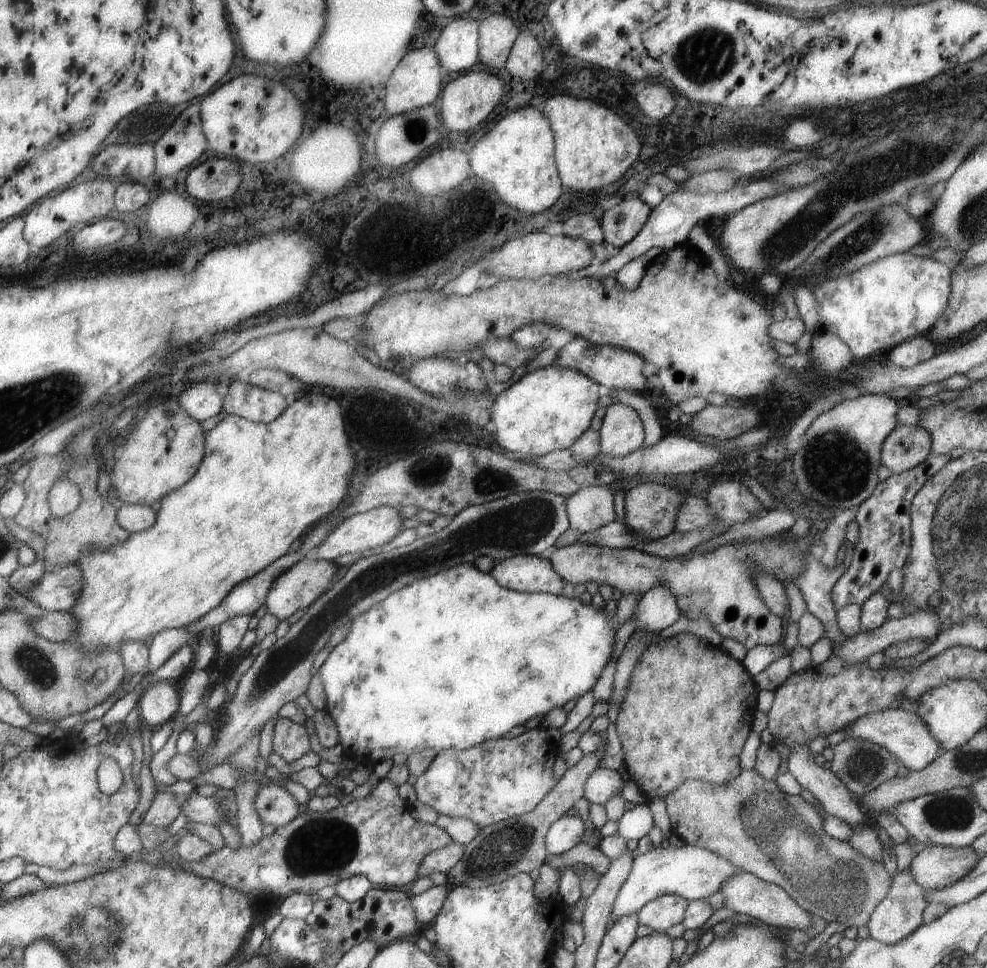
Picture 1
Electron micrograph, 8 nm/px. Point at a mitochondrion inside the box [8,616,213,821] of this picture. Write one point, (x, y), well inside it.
(36, 666)

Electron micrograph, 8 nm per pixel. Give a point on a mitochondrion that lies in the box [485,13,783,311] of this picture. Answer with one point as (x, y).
(707, 53)

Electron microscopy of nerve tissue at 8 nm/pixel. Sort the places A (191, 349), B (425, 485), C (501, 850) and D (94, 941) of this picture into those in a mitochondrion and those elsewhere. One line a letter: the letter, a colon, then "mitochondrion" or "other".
A: other
B: mitochondrion
C: mitochondrion
D: mitochondrion

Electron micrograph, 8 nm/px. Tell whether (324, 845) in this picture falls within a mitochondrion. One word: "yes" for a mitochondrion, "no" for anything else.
yes

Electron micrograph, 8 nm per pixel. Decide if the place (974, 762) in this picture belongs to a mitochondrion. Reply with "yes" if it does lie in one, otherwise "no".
yes

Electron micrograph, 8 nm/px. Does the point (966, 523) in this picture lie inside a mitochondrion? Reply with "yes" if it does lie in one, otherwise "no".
yes

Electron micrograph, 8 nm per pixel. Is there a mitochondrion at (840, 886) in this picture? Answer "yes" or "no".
yes

